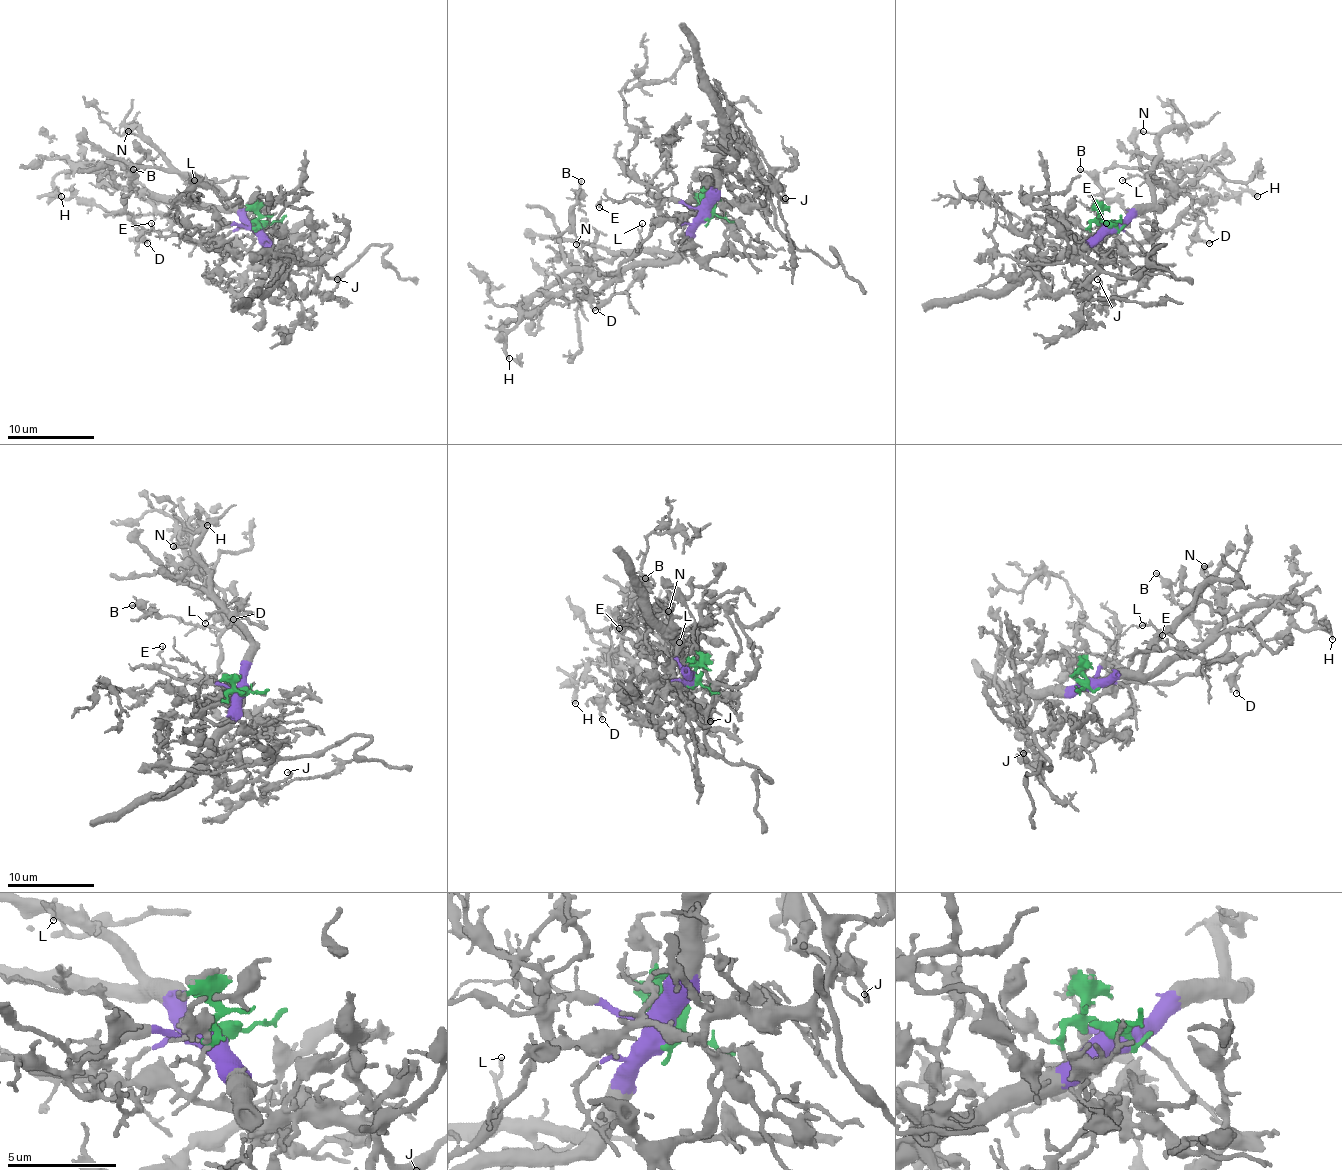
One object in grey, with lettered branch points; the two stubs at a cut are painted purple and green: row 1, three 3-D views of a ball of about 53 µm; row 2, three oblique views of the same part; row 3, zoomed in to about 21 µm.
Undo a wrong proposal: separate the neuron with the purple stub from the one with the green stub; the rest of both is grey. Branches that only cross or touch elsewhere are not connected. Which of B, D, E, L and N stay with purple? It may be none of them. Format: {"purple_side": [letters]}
{"purple_side": ["E", "L", "N"]}

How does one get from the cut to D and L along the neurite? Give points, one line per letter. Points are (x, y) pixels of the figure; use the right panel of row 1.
D: (1112, 224), (1095, 220), (1090, 233), (1105, 248), (1153, 242), (1181, 216), (1190, 213), (1198, 237), (1209, 244)
L: (1112, 224), (1118, 224), (1134, 209), (1151, 203), (1151, 183), (1144, 177), (1129, 174), (1123, 181)

